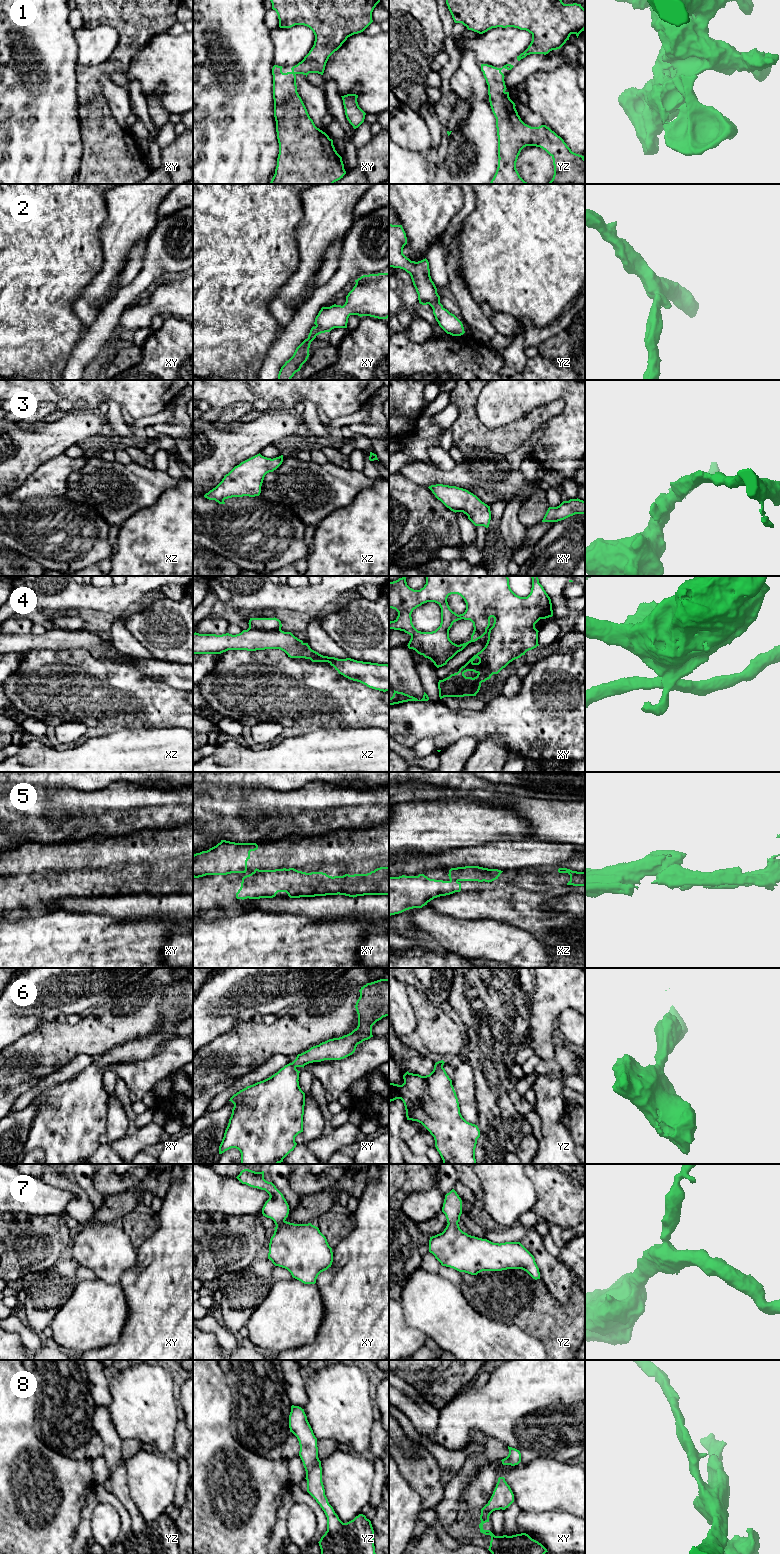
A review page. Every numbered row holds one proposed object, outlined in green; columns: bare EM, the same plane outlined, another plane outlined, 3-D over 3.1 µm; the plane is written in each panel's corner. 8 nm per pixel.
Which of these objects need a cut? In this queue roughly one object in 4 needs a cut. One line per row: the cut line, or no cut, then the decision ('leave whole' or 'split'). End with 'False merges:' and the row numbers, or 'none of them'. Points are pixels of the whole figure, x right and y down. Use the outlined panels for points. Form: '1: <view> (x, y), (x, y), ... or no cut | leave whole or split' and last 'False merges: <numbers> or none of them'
1: no cut | leave whole
2: no cut | leave whole
3: no cut | leave whole
4: xz (249, 627), (255, 630), (280, 630) | split
5: no cut | leave whole
6: no cut | leave whole
7: no cut | leave whole
8: no cut | leave whole
False merges: 4

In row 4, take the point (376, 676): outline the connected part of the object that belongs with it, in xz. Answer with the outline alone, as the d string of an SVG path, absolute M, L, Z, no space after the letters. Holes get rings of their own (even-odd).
M248 628L241 633L199 634L193 633L193 654L221 654L228 650L280 649L290 658L305 658L312 662L328 662L344 677L360 682L369 688L389 691L389 665L338 659L319 654L308 643L282 630L263 631Z

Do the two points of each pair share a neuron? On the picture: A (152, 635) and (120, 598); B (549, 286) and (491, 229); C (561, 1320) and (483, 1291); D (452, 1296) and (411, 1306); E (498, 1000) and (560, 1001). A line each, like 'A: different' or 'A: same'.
A: different
B: same
C: same
D: same
E: different

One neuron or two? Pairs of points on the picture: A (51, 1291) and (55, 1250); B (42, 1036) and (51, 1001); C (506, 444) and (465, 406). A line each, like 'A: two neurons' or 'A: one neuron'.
A: two neurons
B: two neurons
C: one neuron

